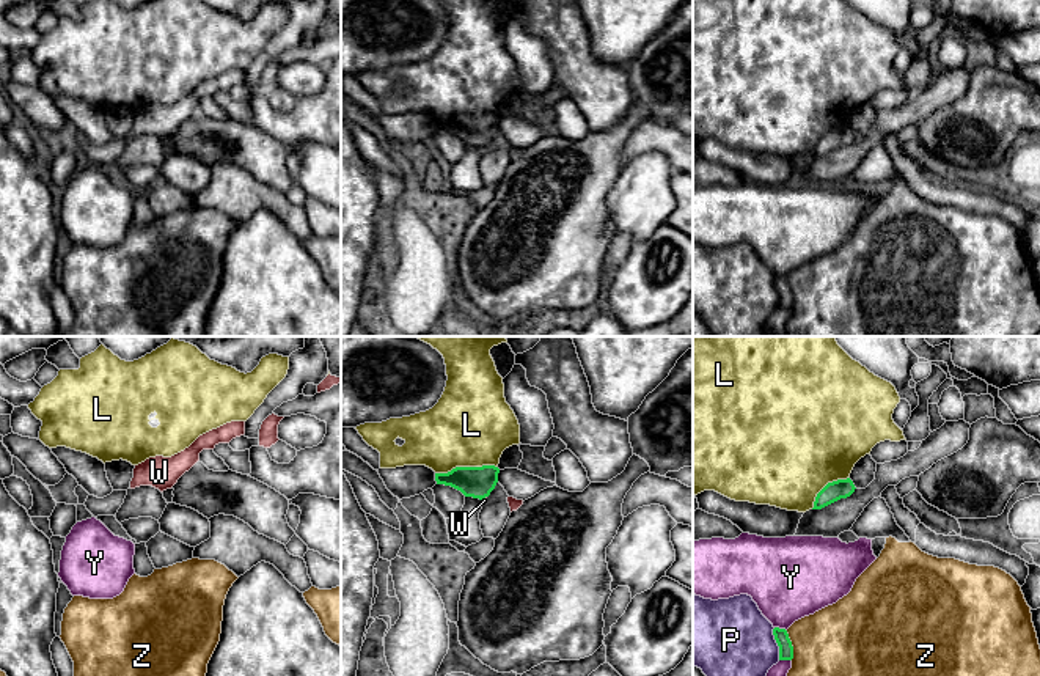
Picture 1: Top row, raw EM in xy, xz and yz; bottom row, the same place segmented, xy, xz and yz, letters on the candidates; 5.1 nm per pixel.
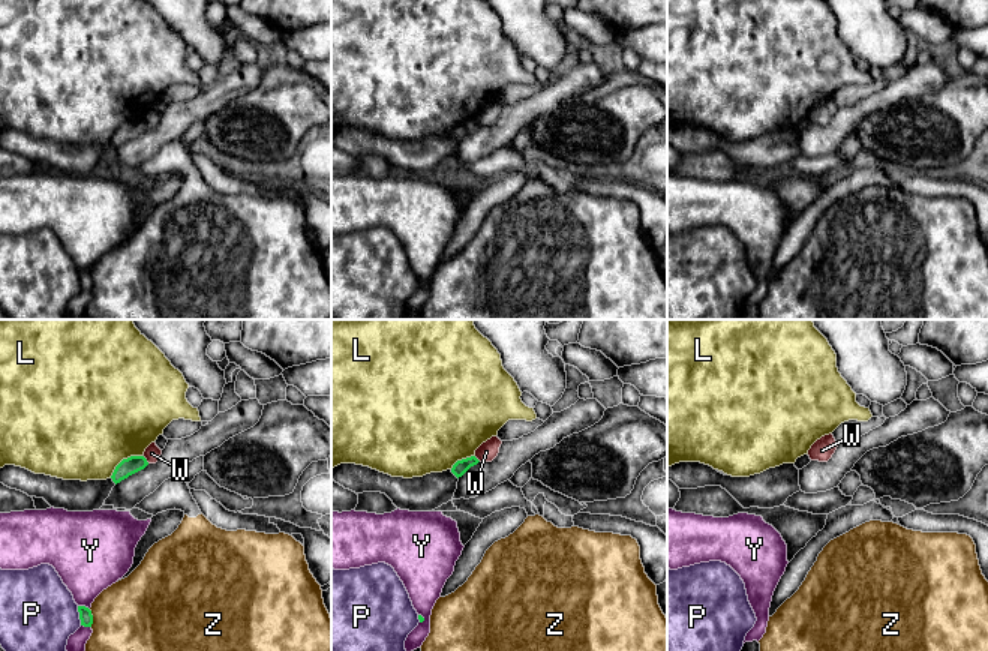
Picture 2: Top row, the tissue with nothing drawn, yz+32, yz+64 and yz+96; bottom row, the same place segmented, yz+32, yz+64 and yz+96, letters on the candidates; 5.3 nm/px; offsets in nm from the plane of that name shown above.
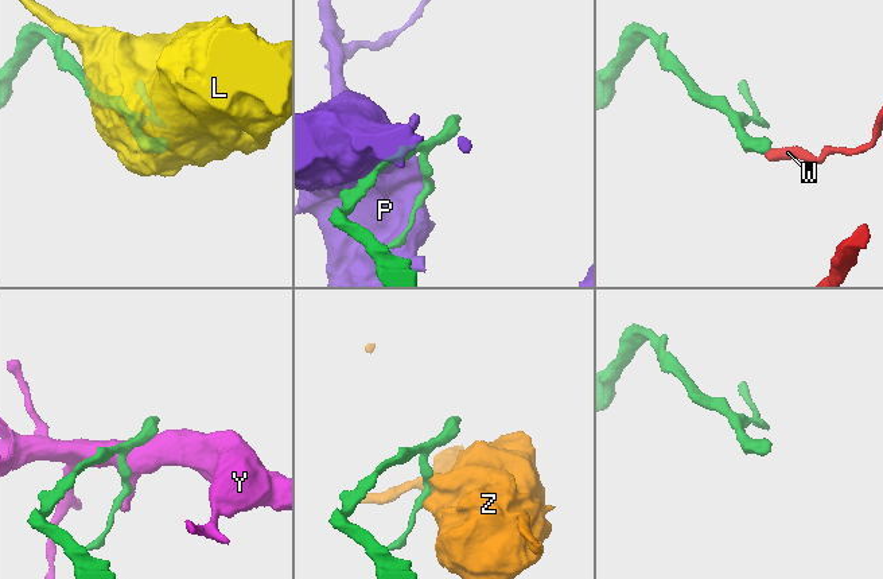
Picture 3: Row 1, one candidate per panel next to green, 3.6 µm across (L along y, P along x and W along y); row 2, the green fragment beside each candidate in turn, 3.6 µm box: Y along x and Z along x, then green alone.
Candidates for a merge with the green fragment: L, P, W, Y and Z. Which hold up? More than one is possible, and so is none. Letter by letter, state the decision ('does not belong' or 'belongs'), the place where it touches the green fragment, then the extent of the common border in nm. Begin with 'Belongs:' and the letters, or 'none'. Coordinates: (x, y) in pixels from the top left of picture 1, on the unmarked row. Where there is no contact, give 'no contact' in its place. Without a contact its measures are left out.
Belongs: none
L: does not belong; contact xz (465, 115); length 320 nm
P: does not belong; contact yz (776, 290); length 170 nm
W: does not belong; contact xz (483, 145); length 40 nm
Y: does not belong; contact yz (781, 277); length 70 nm
Z: does not belong; contact yz (790, 293); length 160 nm

